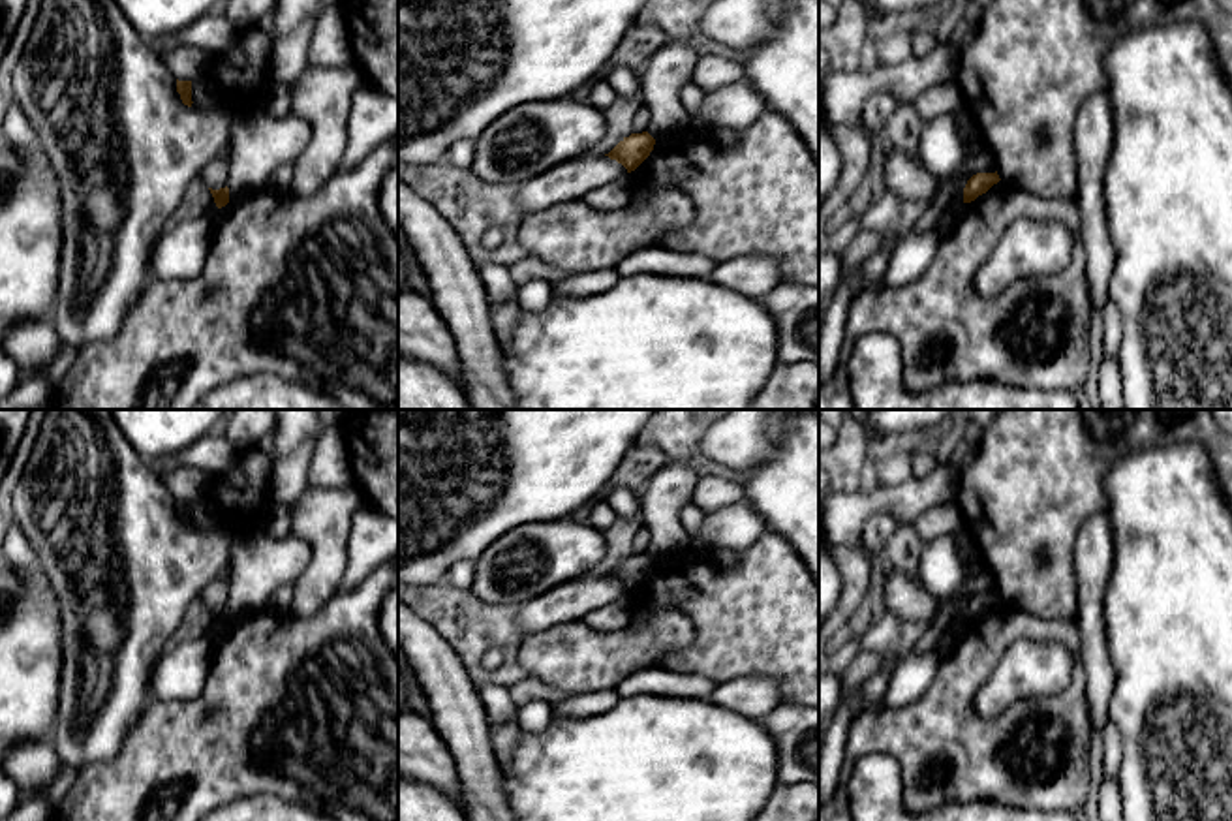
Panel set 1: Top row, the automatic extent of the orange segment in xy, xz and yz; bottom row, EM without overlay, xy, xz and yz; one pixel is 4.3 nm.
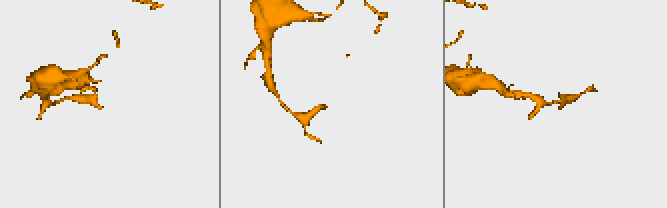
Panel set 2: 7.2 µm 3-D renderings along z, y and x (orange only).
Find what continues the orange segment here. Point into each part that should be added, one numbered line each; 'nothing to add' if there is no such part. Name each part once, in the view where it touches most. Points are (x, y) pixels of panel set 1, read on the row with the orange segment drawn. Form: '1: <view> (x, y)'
nothing to add

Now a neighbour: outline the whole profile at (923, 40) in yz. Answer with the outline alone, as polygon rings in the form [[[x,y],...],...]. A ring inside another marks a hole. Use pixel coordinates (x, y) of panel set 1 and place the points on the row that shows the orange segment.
[[[916,26],[909,32],[909,39],[915,56],[928,56],[937,47],[935,34],[930,28]]]

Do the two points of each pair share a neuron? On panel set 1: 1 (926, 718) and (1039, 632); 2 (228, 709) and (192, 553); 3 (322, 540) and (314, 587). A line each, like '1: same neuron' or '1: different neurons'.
1: same neuron
2: different neurons
3: same neuron

